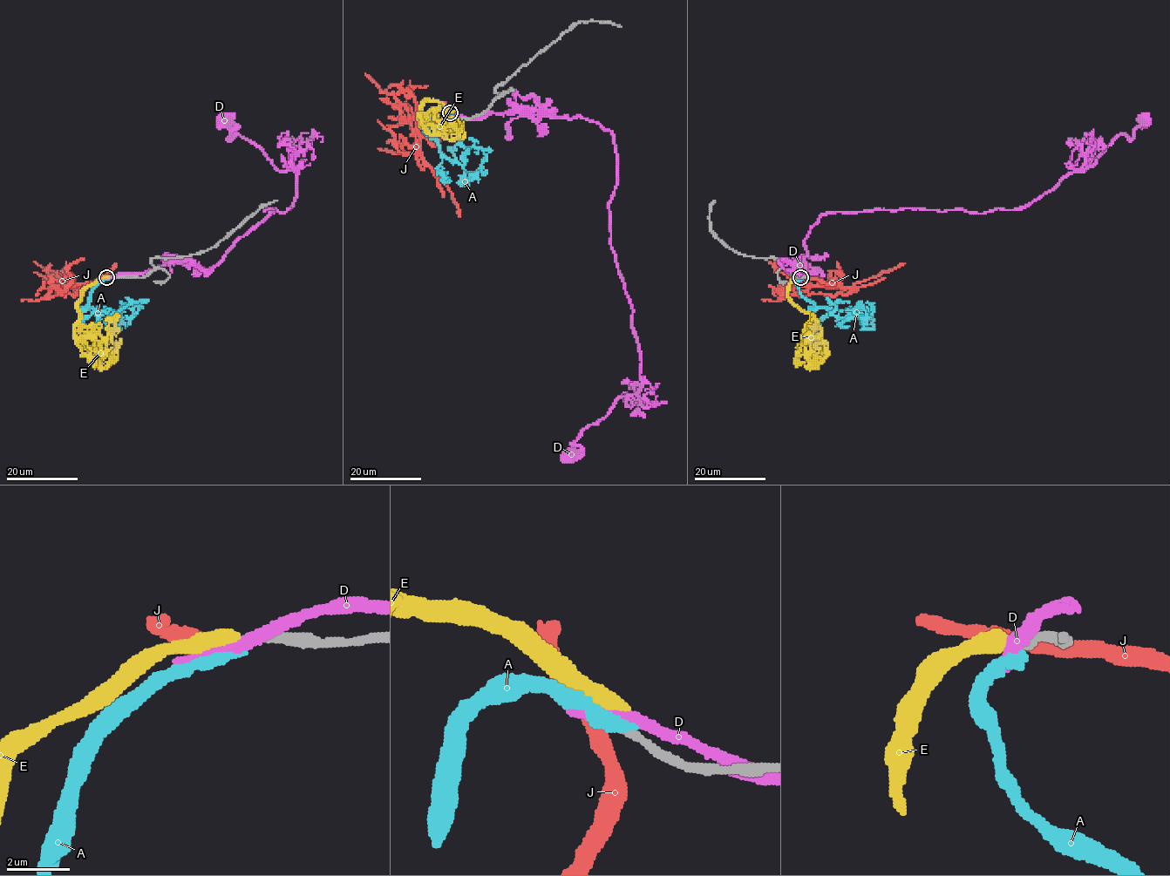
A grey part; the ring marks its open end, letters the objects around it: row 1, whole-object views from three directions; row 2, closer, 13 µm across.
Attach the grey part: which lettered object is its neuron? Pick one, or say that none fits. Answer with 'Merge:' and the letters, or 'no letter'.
Merge: no letter

